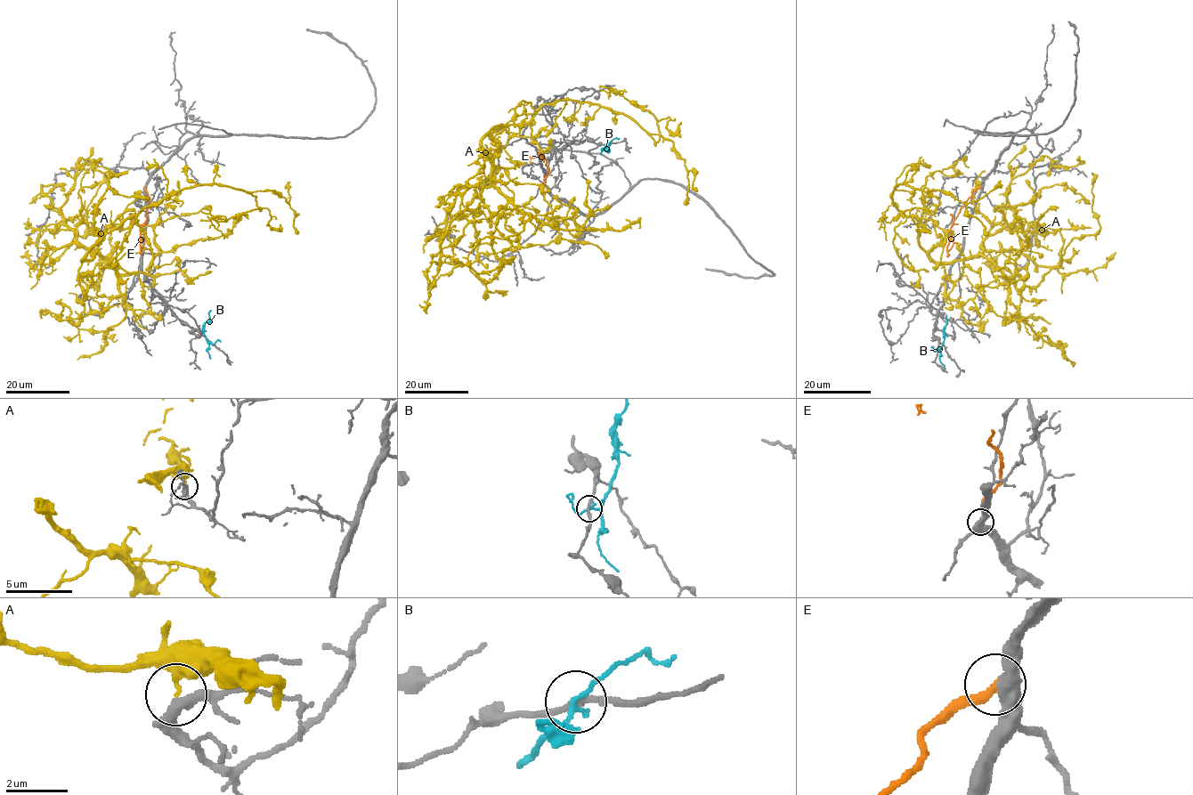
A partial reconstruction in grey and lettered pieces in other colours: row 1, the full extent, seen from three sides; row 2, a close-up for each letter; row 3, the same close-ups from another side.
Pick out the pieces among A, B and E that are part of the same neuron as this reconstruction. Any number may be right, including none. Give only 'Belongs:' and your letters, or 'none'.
Belongs: none

